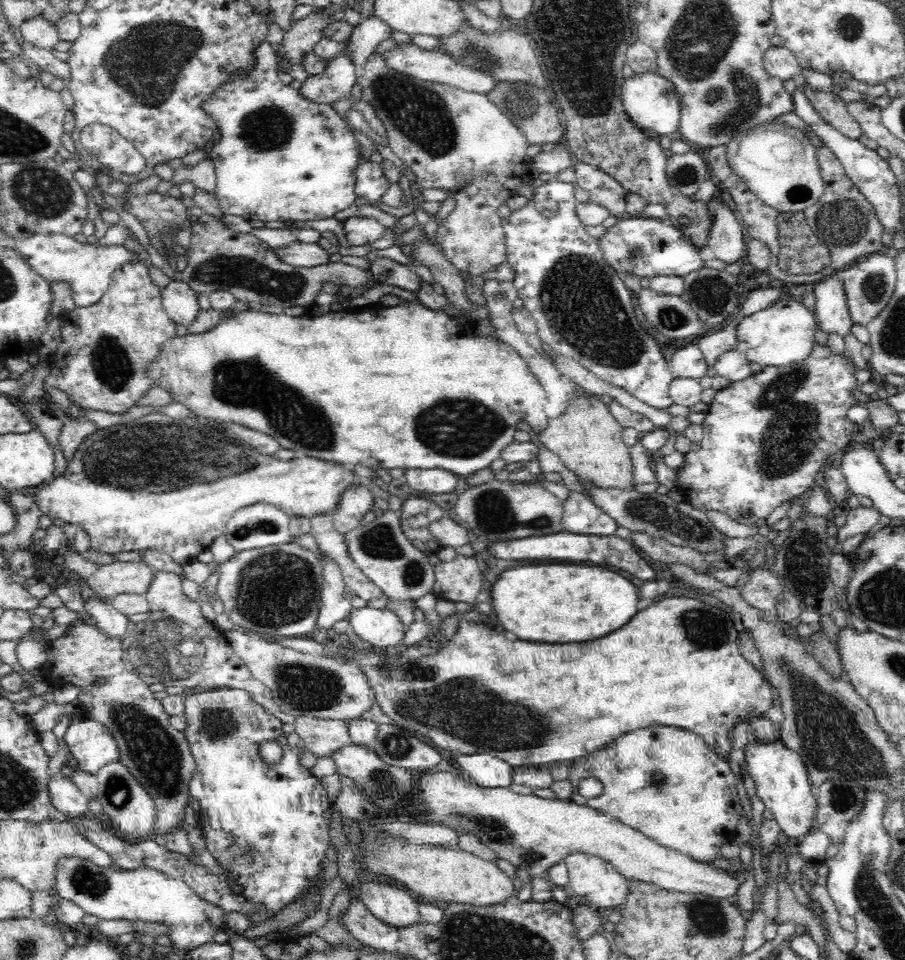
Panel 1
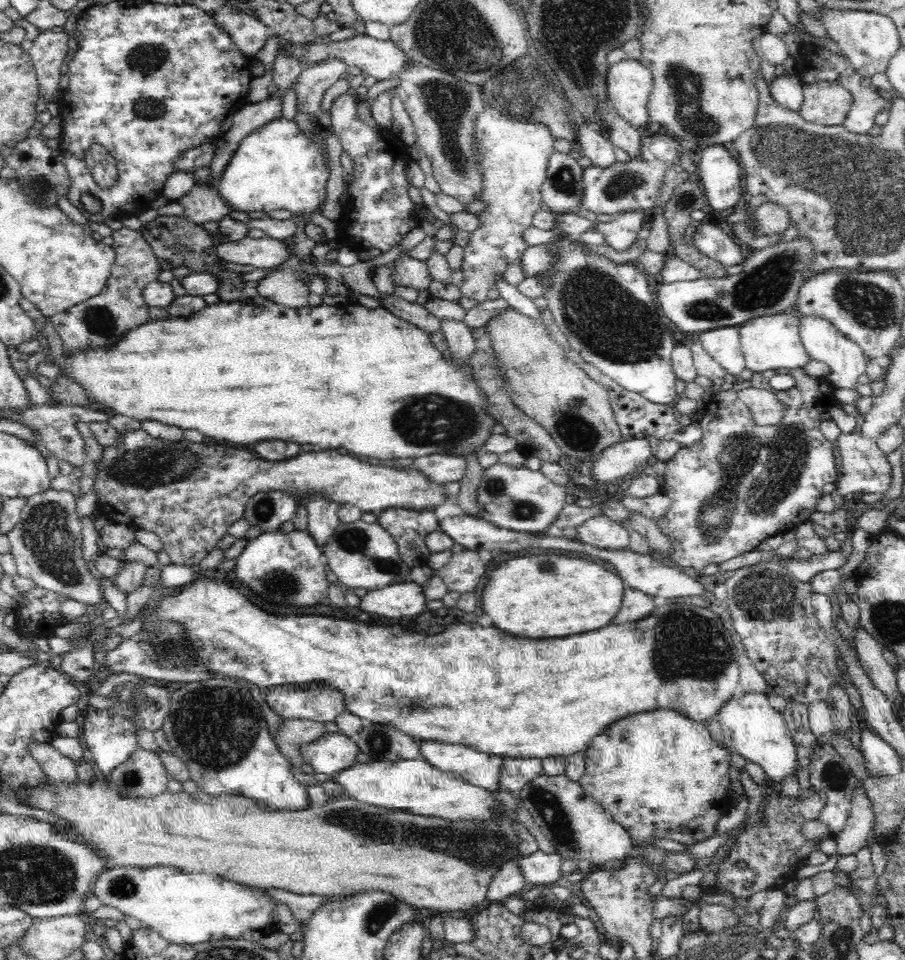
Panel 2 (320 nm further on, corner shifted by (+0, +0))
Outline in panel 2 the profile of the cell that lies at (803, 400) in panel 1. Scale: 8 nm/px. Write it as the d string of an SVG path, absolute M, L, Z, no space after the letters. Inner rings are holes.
M778 368L776 370L765 370L764 372L756 372L752 375L749 380L736 381L733 383L733 387L727 391L718 391L714 396L707 402L705 414L699 422L699 426L703 430L702 438L692 444L692 446L680 447L675 455L665 462L665 473L663 474L664 483L661 486L668 497L670 497L671 505L668 512L663 517L660 517L655 523L659 526L662 534L665 534L671 542L672 554L670 558L662 557L660 553L654 553L657 555L662 562L666 562L669 565L673 565L677 568L681 566L684 568L694 568L694 570L702 572L703 568L707 564L722 564L732 558L736 558L746 552L752 552L757 550L757 546L763 542L769 536L774 536L778 533L786 533L787 531L796 529L800 524L810 520L810 515L816 510L816 500L822 496L822 487L827 482L837 482L838 471L836 467L836 460L834 459L834 442L830 442L824 438L820 431L820 416L822 414L829 413L830 408L838 404L835 394L835 386L828 382L825 378L812 378L804 374L803 368ZM774 374L790 374L795 378L795 384L786 391L777 391L770 386L768 381ZM743 388L758 388L764 390L770 390L776 398L780 399L781 404L785 406L786 413L783 420L777 424L777 426L758 426L752 419L752 411L748 409L748 405L738 396L738 391Z

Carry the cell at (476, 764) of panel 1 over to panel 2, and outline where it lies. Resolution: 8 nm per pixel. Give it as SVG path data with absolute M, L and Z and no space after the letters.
M421 741L422 759L453 773L462 781L490 792L500 790L500 769L505 758L478 752L468 746L438 741Z

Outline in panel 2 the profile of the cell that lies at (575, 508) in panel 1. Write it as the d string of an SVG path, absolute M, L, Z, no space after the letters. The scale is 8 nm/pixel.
M604 514L589 518L584 524L578 524L576 529L579 540L584 544L606 550L629 548L629 529Z

